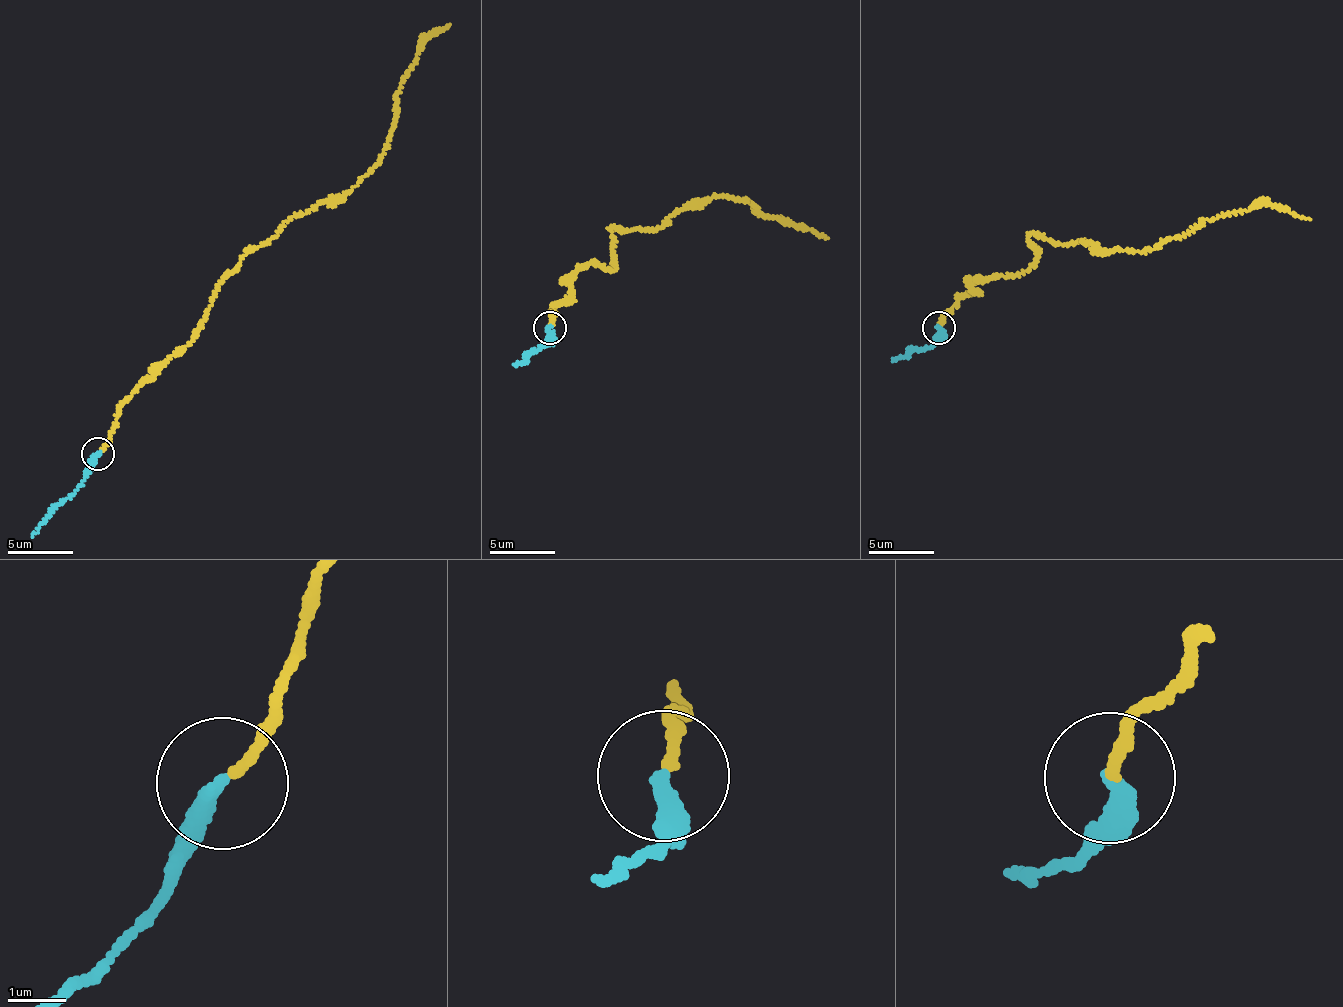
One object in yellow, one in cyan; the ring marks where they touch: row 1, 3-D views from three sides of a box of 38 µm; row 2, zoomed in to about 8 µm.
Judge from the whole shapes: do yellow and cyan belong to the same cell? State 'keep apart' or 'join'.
join

